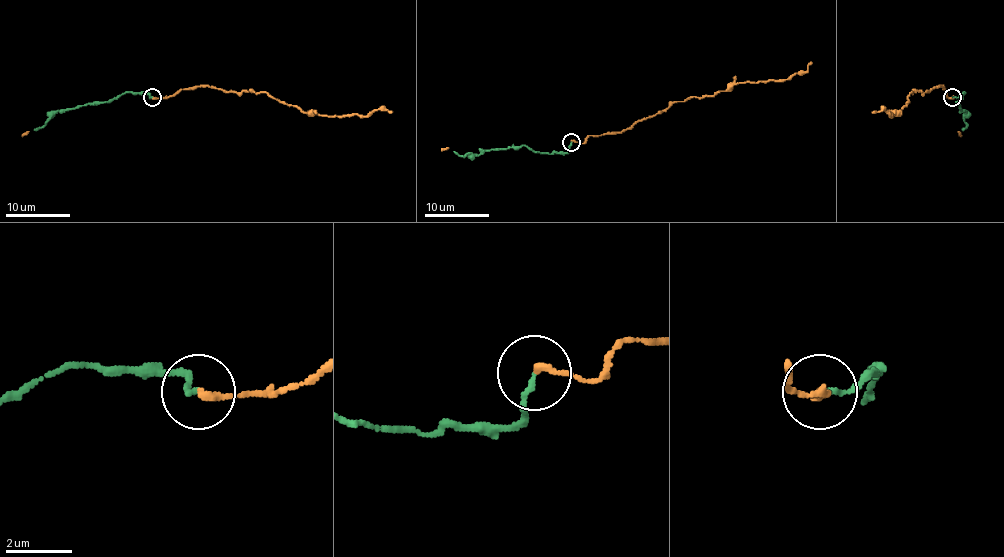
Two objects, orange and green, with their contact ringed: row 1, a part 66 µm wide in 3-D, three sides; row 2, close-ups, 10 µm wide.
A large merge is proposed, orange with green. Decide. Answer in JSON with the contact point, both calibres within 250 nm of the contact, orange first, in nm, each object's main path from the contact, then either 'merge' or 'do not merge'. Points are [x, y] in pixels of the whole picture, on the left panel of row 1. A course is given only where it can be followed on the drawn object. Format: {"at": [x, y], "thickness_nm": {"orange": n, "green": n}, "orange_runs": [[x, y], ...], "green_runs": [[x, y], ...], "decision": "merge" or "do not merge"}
{"at": [152, 97], "thickness_nm": {"orange": 200, "green": 130}, "orange_runs": [[151, 98], [209, 86], [242, 93], [268, 93], [320, 115], [365, 115], [378, 109], [391, 112]], "green_runs": [[151, 98], [148, 94], [122, 93], [106, 102], [57, 111], [35, 130]], "decision": "merge"}

